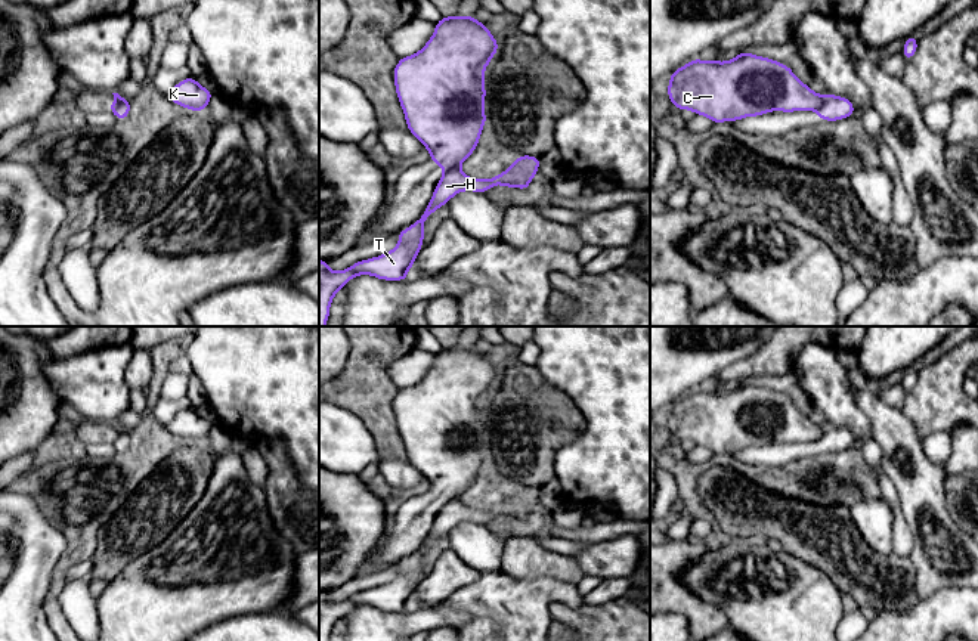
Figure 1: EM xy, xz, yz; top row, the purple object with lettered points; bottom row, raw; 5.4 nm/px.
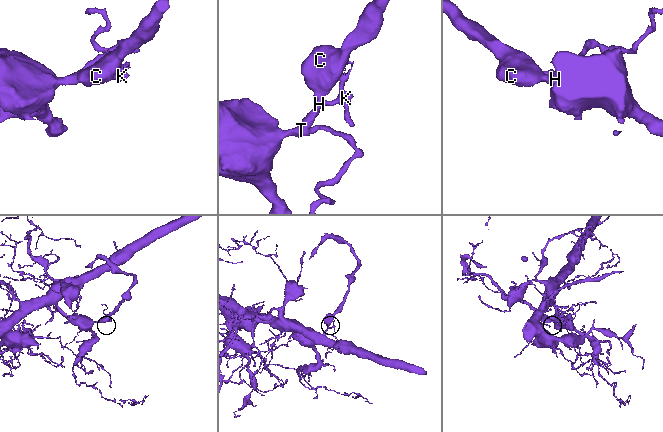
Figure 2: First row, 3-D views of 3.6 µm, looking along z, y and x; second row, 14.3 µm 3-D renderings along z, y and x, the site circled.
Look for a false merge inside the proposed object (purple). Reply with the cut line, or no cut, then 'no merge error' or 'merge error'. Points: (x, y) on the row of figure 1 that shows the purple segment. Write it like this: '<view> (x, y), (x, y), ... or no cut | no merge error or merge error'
yz (823, 96), (823, 102), (816, 110) | merge error

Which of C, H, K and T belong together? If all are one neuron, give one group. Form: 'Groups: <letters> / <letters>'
Groups: C / H K T

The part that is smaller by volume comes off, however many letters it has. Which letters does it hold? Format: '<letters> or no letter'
C

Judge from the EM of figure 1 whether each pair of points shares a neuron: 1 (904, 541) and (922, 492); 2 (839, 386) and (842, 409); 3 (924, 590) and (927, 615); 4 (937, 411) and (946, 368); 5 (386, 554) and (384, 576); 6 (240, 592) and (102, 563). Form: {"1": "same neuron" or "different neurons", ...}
{"1": "different neurons", "2": "same neuron", "3": "different neurons", "4": "same neuron", "5": "different neurons", "6": "different neurons"}

